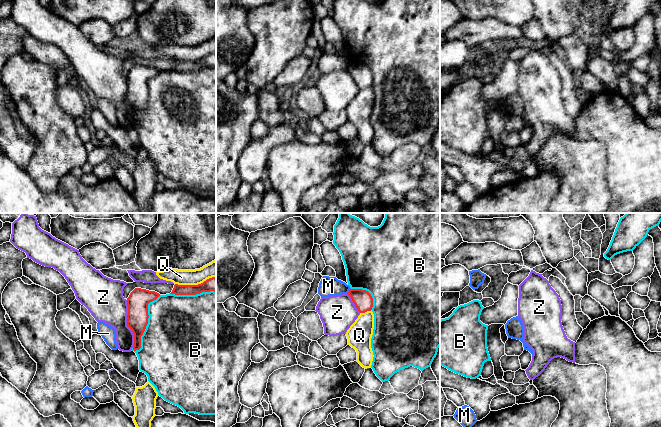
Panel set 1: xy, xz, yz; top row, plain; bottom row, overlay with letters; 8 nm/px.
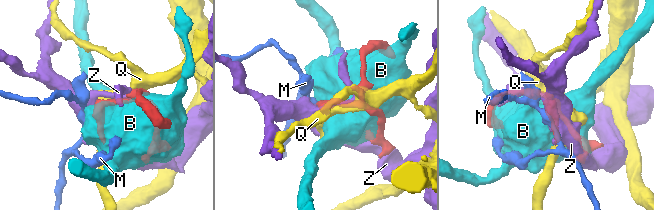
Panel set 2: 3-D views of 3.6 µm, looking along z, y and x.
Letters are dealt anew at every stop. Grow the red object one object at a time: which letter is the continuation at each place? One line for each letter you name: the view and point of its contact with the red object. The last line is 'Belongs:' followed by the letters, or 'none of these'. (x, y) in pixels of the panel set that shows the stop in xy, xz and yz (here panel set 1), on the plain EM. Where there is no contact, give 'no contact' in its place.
Belongs: none of these

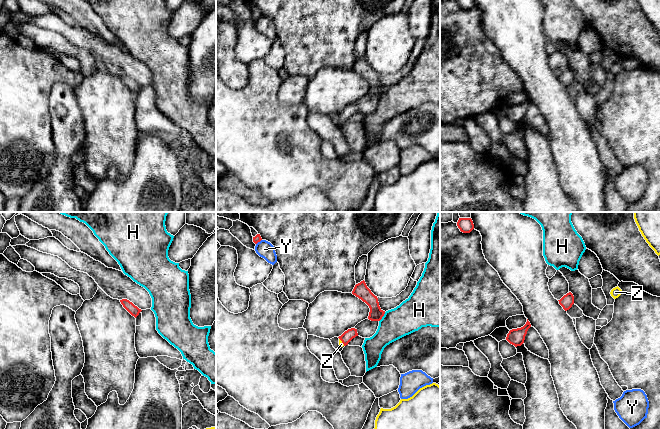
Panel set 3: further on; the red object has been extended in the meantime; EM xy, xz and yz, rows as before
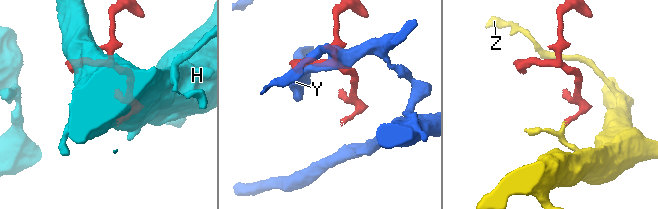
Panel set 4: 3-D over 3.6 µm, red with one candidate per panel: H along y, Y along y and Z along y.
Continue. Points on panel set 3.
Z: meets red in xz at (342, 118)
Belongs: Z

